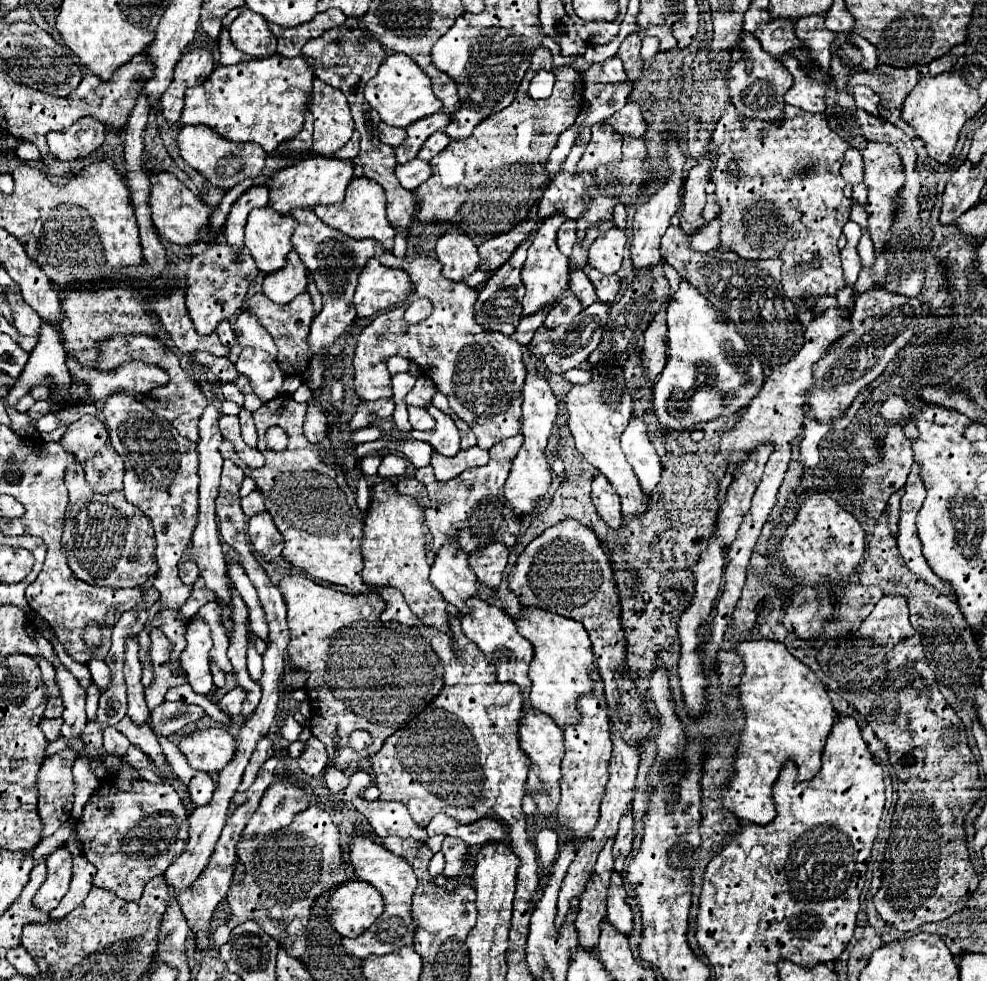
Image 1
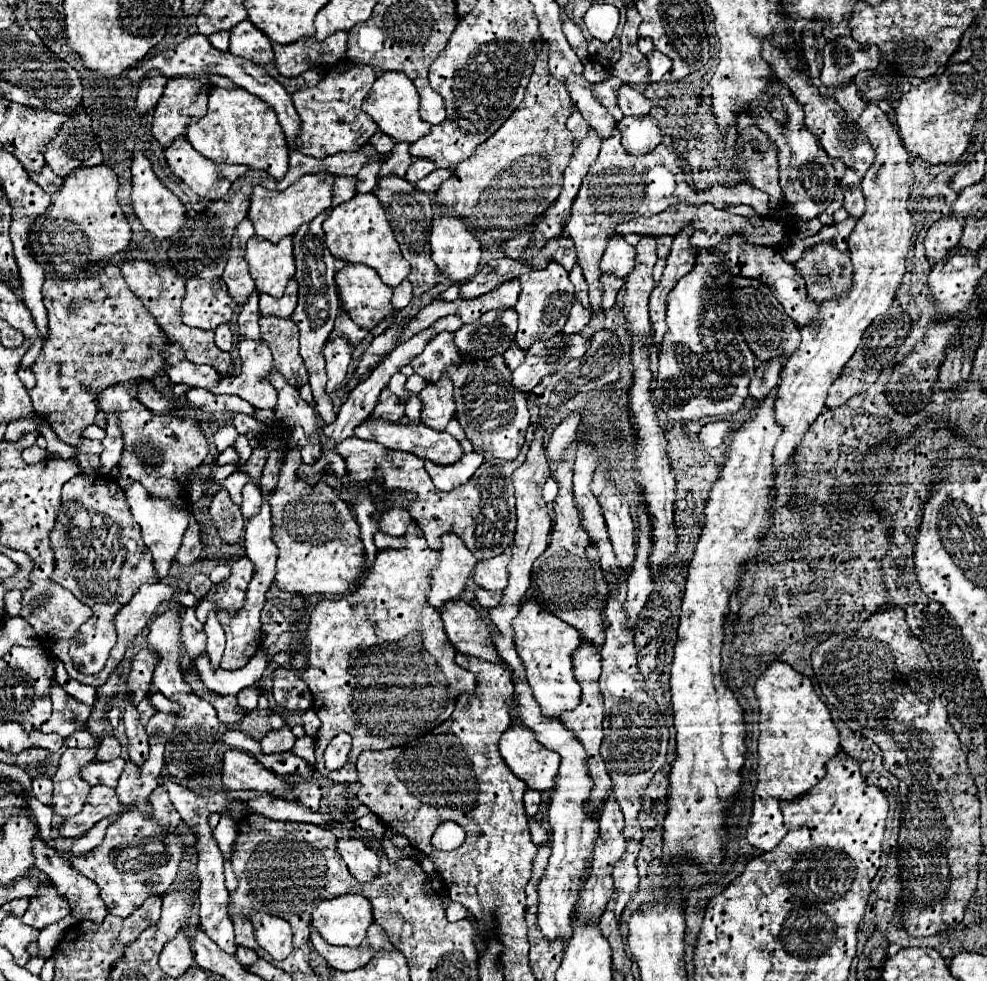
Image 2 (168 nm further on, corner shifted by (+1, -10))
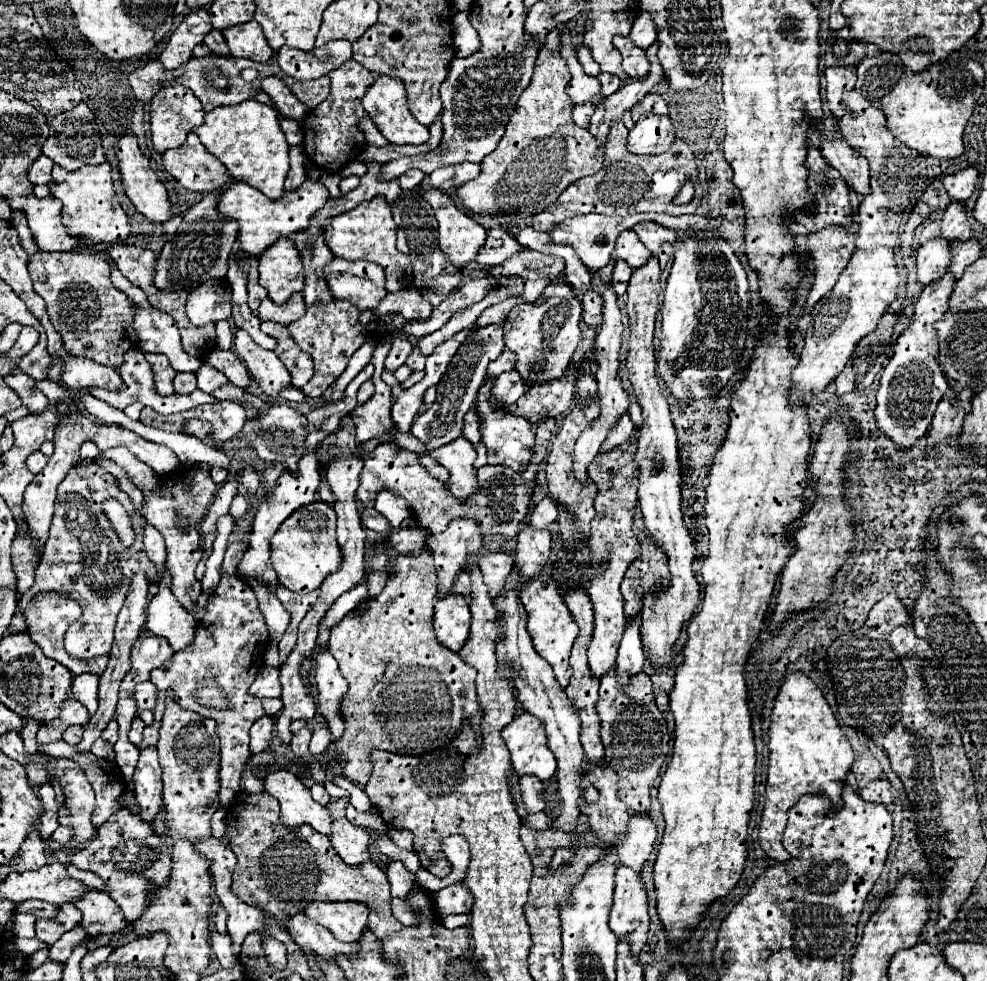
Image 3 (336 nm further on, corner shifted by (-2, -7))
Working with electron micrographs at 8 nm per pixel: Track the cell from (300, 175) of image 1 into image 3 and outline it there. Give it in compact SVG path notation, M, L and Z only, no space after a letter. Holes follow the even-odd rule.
M305 180L297 192L285 192L285 196L279 200L269 200L263 192L255 190L245 182L233 182L223 194L219 194L217 210L223 220L235 220L239 224L237 246L247 254L259 256L267 246L271 246L279 238L307 228L309 218L327 202L327 198L327 188L321 182L311 180Z

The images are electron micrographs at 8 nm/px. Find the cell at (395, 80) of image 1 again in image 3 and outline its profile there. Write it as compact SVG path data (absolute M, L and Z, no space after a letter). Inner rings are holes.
M377 76L371 88L367 90L363 98L363 108L373 120L373 124L379 128L379 132L391 142L391 144L423 144L429 140L429 128L419 124L413 114L407 108L407 98L405 98L405 86L401 80L395 78L385 78Z

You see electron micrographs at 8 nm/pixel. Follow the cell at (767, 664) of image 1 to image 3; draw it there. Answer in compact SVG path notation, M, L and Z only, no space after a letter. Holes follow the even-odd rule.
M793 672L779 688L771 730L769 730L769 776L767 800L759 828L761 848L775 862L787 862L789 852L783 848L781 838L787 826L787 812L805 794L821 794L831 800L833 810L839 810L841 792L853 764L853 750L843 730L839 728L823 692L803 672Z

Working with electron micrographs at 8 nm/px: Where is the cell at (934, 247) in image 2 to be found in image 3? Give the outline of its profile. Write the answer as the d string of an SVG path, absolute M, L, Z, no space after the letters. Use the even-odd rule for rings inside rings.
M943 238L929 240L923 248L919 248L917 254L917 282L927 286L943 278L943 274L949 270L949 262L951 262L949 244L943 242Z

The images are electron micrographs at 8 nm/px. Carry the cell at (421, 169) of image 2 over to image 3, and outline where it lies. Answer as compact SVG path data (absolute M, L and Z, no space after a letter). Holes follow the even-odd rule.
M409 170L409 172L405 172L403 176L399 176L399 186L401 186L401 190L413 190L415 186L421 184L423 178L425 178L423 172L419 172L419 170Z

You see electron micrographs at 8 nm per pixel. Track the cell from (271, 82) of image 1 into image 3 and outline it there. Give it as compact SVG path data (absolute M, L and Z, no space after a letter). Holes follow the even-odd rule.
M257 100L237 106L219 106L205 114L203 126L193 132L199 136L201 144L221 160L233 180L255 186L271 200L283 198L283 182L289 174L289 144L279 126L279 116L271 106Z

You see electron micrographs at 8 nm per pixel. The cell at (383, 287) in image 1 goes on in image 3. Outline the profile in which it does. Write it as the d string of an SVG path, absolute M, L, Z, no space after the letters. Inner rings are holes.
M333 258L323 272L331 294L355 304L359 310L377 308L387 294L385 272L379 264Z

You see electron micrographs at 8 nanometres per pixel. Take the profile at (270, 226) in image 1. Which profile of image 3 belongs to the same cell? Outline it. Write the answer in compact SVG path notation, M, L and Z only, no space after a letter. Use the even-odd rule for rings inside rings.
M279 238L259 256L259 284L275 304L285 304L295 292L303 292L303 262L299 250L295 250L295 244L289 238Z

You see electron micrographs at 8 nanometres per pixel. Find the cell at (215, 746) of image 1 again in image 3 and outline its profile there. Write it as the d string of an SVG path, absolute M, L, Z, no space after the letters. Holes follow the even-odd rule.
M275 770L265 776L265 792L275 796L281 804L281 824L287 828L309 824L323 836L331 836L331 822L327 808L311 798L309 788L291 772Z

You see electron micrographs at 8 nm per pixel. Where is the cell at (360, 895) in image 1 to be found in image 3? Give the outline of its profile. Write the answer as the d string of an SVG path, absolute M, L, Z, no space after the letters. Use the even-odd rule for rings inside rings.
M309 902L303 910L341 942L357 942L367 926L367 906L359 902Z

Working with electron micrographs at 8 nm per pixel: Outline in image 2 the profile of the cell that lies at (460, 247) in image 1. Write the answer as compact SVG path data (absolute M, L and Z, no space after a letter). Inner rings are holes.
M436 215L430 233L432 261L454 283L476 275L480 265L480 243L454 215Z

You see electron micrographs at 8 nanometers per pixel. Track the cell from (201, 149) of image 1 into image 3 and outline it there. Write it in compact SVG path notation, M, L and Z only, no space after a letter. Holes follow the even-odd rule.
M193 132L187 134L183 146L163 154L163 166L183 188L191 192L211 192L229 182L229 174L223 164L203 150Z

